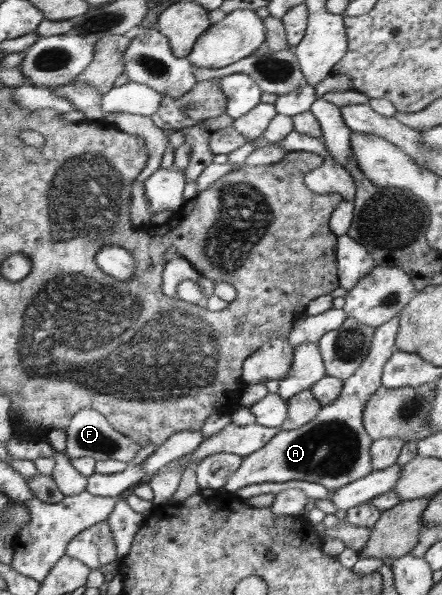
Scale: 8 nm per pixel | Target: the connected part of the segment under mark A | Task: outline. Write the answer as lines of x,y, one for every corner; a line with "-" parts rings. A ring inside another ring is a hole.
399,315
393,317
385,324
381,324
373,331
373,341
369,347
369,353
365,355
363,362
357,367
353,376
343,381
343,388
337,400
321,407
317,416
307,424
293,430
281,430
263,448
244,456
241,465
233,472
227,483
219,491
221,493
235,493
243,486
262,483
283,483
291,480
315,482
322,485
328,492
342,488
355,480
360,480
373,472
371,454
369,454
372,440
363,426
363,409
369,397
382,385
382,372
389,357
397,350
396,334
399,328

